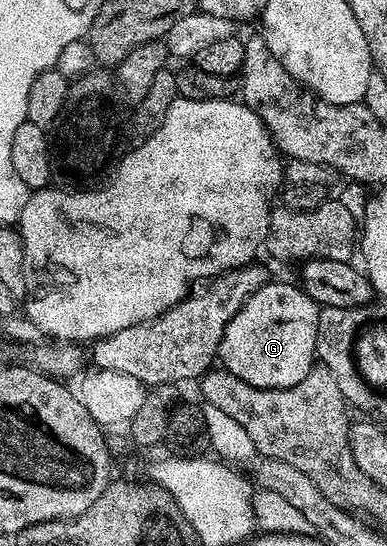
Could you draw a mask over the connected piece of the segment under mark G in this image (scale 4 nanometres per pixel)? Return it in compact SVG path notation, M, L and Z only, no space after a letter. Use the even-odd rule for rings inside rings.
M268 281L264 287L257 289L257 293L253 293L253 297L249 297L249 301L245 301L245 305L239 310L237 317L233 317L233 321L229 321L223 339L219 343L218 358L221 360L222 370L241 377L241 381L254 387L297 385L297 381L305 378L317 363L315 346L317 345L319 308L319 304L310 299L302 286L295 284L294 287L291 283Z

